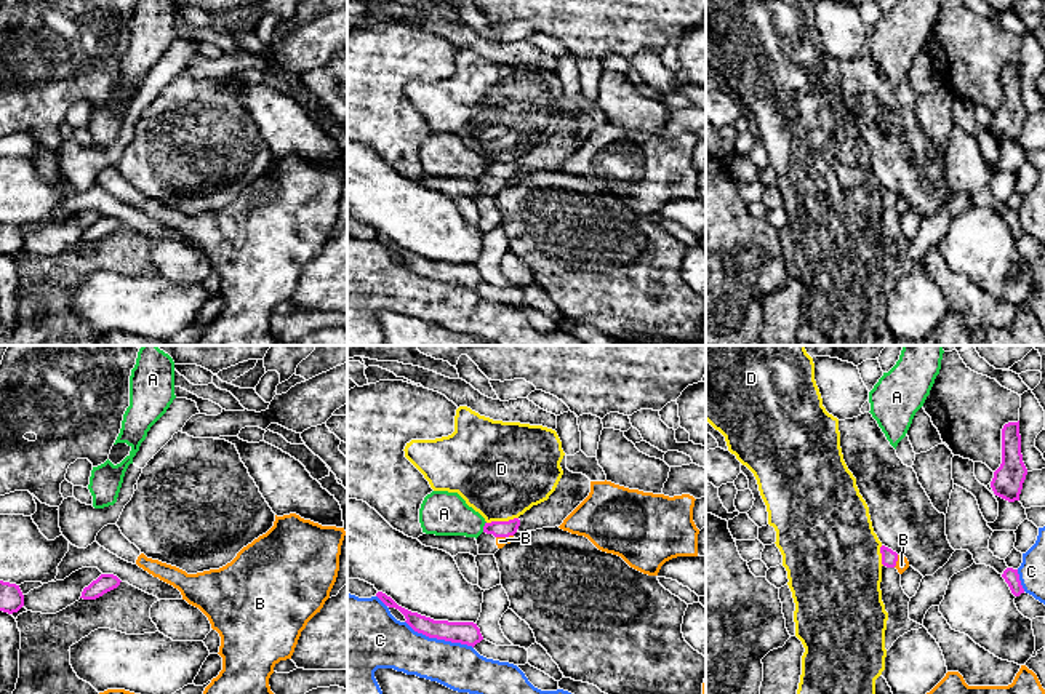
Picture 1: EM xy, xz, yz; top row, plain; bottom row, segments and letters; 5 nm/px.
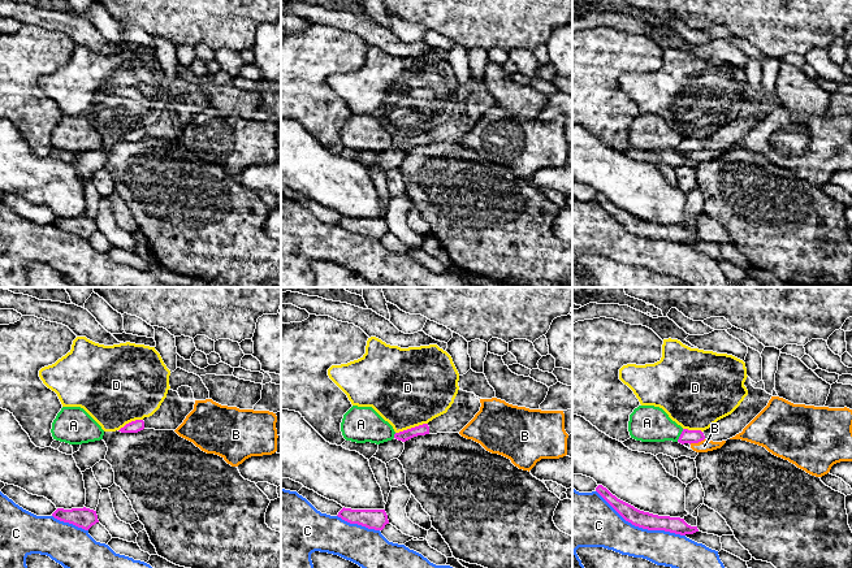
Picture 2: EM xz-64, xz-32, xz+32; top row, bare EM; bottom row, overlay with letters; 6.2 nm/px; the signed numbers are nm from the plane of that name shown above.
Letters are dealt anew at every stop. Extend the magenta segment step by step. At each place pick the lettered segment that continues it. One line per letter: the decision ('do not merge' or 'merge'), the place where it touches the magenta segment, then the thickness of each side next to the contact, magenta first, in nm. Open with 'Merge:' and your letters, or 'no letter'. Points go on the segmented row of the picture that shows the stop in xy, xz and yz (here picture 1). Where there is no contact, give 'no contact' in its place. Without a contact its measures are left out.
Merge: no letter
A: do not merge | xz (484, 526) | 80/220 nm
B: do not merge | yz (896, 560) | 80/60 nm
C: do not merge | xz (439, 638) | 110/260 nm
D: do not merge | xz (501, 522) | 80/460 nm

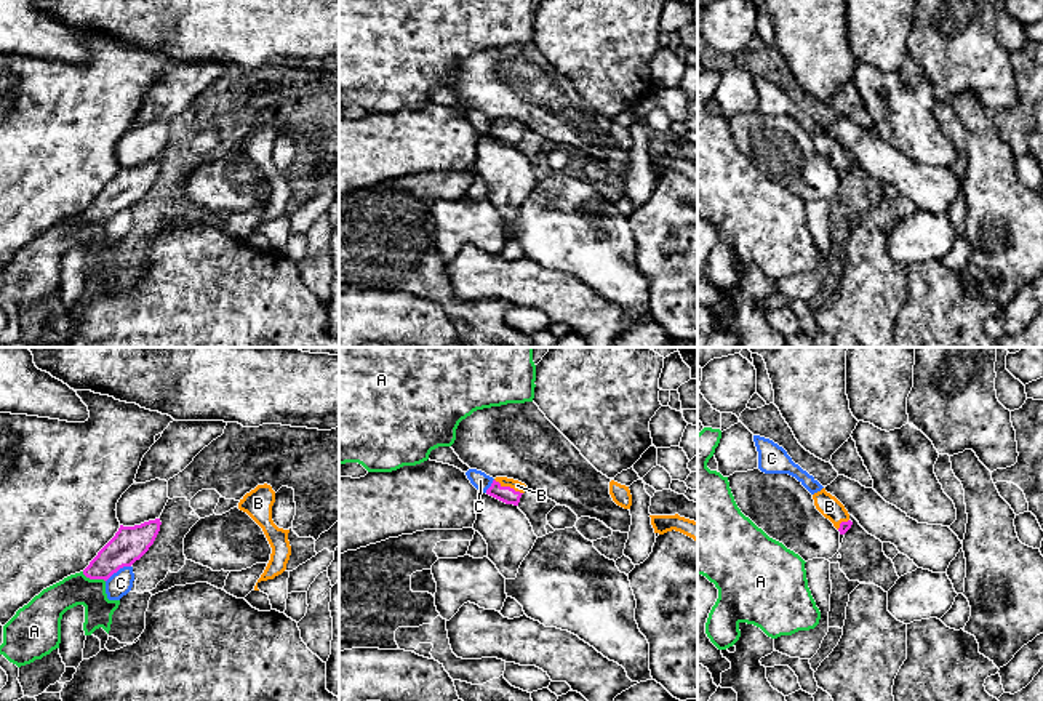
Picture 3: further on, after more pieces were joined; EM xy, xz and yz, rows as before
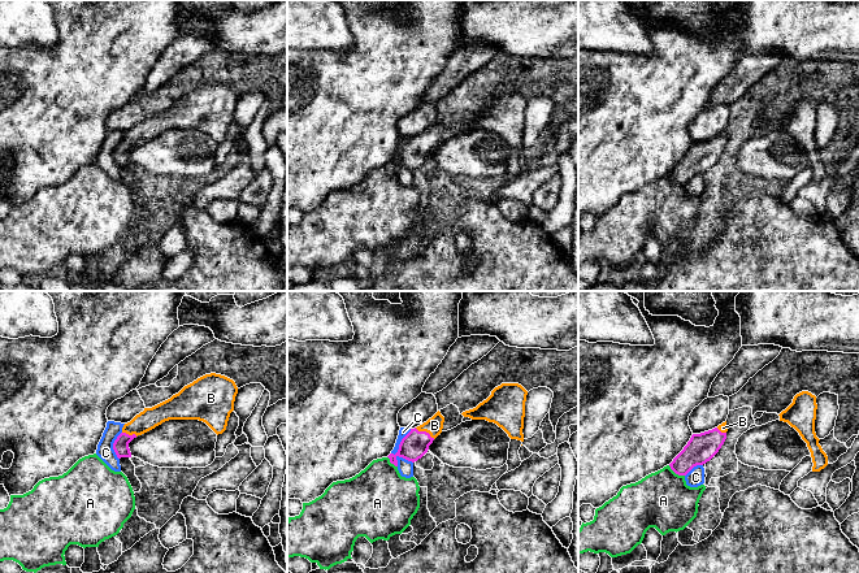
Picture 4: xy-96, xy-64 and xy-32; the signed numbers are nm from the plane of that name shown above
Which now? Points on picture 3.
Merge: B
A: do not merge | xy (93, 578) | 170/160 nm
B: merge | xz (509, 487) | 90/50 nm
C: do not merge | xy (117, 570) | 180/120 nm

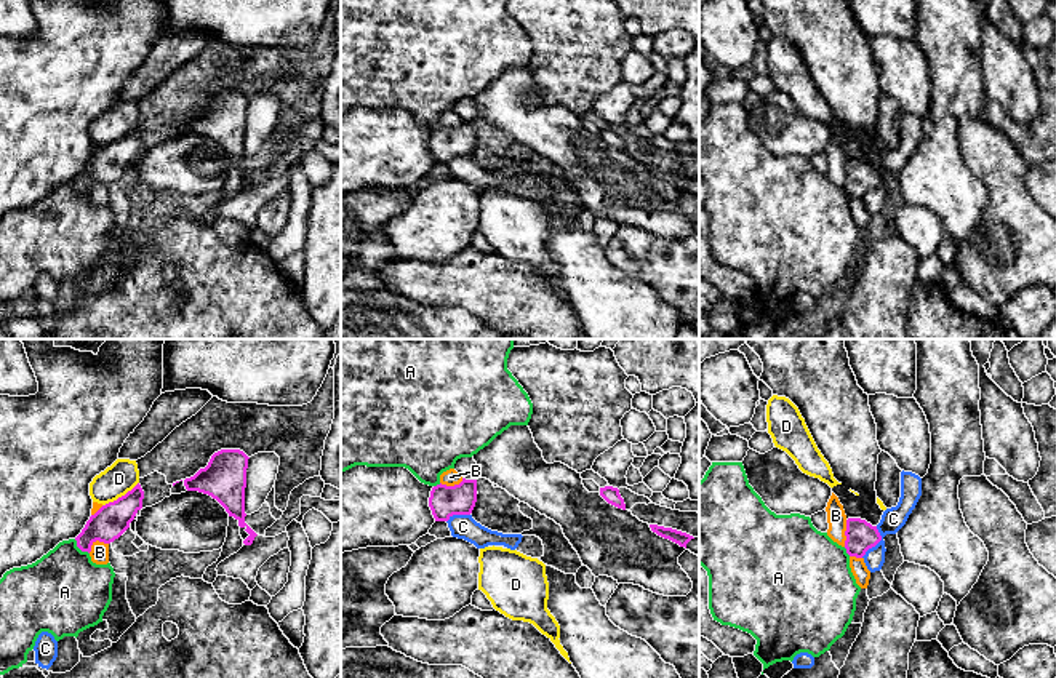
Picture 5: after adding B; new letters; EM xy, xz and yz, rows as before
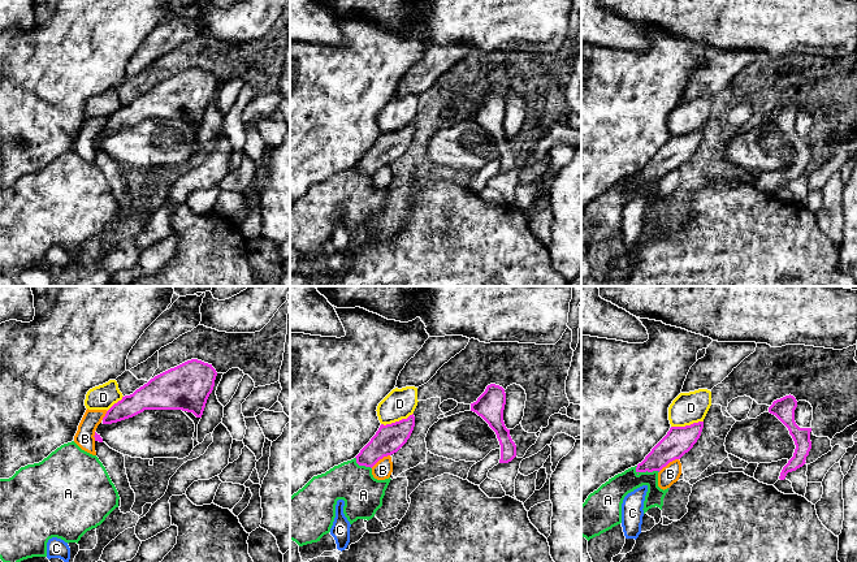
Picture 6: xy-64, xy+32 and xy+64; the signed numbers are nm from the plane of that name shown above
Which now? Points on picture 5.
Merge: no letter
A: do not merge | xy (80, 549) | 170/420 nm
B: do not merge | yz (845, 533) | 150/100 nm
C: do not merge | yz (877, 542) | 150/120 nm
D: do not merge | xy (122, 496) | 170/160 nm

